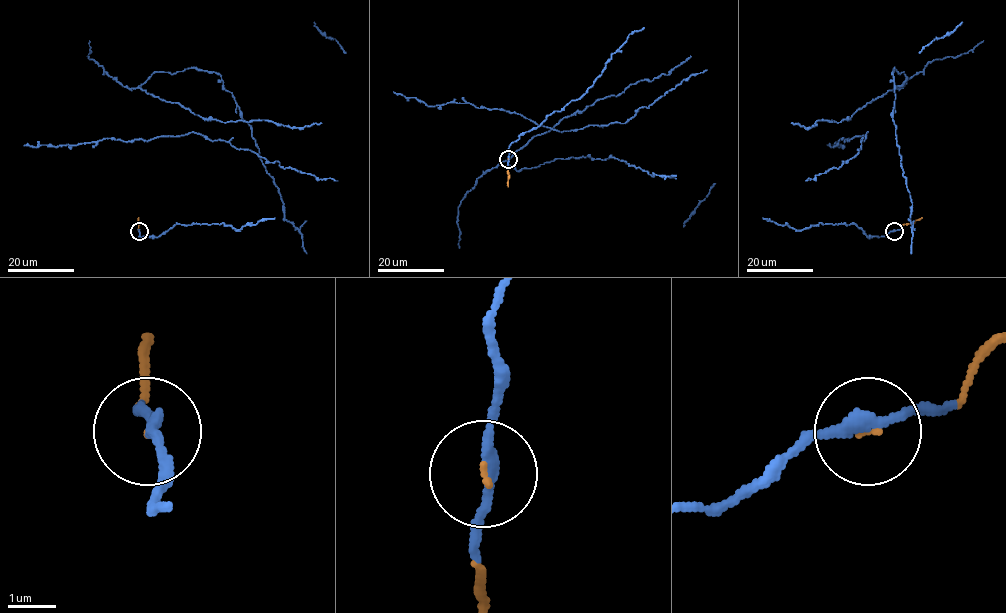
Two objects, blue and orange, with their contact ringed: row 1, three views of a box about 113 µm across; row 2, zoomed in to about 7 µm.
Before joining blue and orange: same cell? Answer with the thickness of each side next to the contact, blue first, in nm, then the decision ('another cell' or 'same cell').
240/60 nm | same cell

